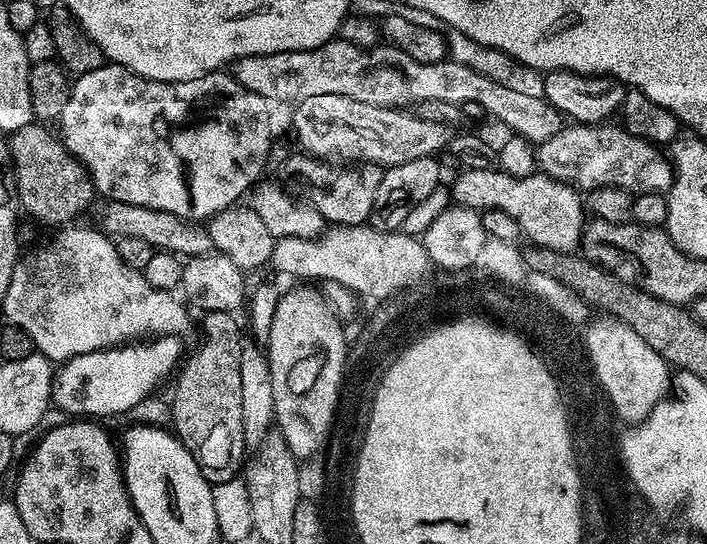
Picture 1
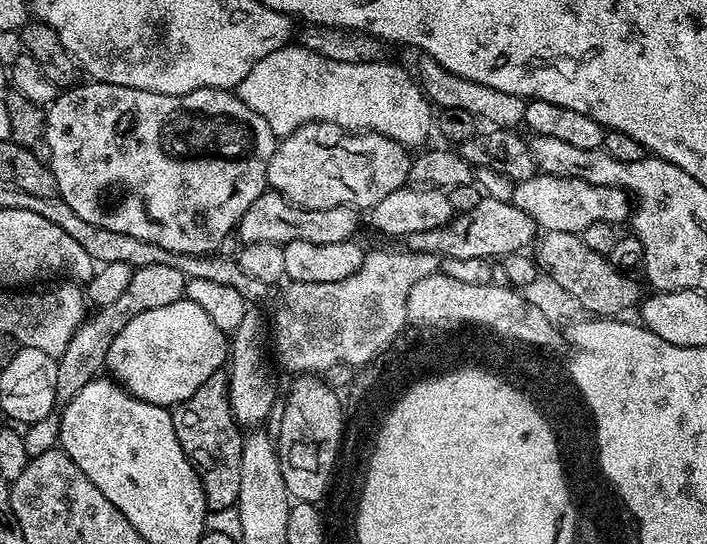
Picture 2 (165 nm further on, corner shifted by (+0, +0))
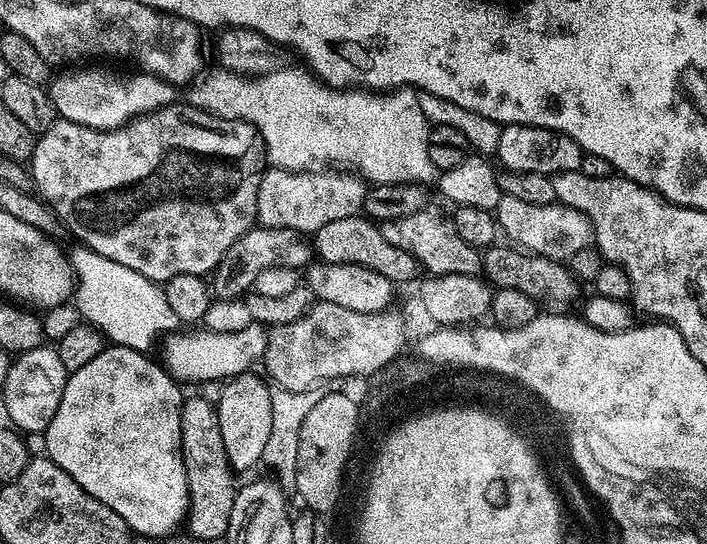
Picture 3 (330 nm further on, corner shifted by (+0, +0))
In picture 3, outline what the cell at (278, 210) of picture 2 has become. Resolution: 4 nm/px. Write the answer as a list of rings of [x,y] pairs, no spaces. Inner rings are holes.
[[[254,226],[220,259],[220,265],[214,270],[210,280],[210,291],[218,300],[234,300],[243,297],[252,288],[254,278],[267,268],[307,269],[313,263],[314,248],[309,237],[303,232],[290,228],[265,228]]]

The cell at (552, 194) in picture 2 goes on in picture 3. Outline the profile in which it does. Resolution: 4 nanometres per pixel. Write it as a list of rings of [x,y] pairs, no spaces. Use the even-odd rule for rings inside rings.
[[[501,195],[498,206],[494,209],[499,231],[509,236],[513,245],[534,256],[545,256],[551,260],[567,262],[570,254],[589,247],[593,243],[592,223],[582,210],[574,210],[562,203],[532,206],[521,202],[519,198]]]

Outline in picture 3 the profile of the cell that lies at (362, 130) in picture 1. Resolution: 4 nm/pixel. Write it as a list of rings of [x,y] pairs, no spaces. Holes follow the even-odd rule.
[[[269,167],[258,186],[257,221],[265,228],[290,228],[295,232],[315,234],[318,230],[322,230],[322,226],[327,226],[329,222],[334,222],[337,218],[350,218],[363,209],[366,184],[359,175],[348,170],[316,171],[320,170],[292,172],[289,168]]]

